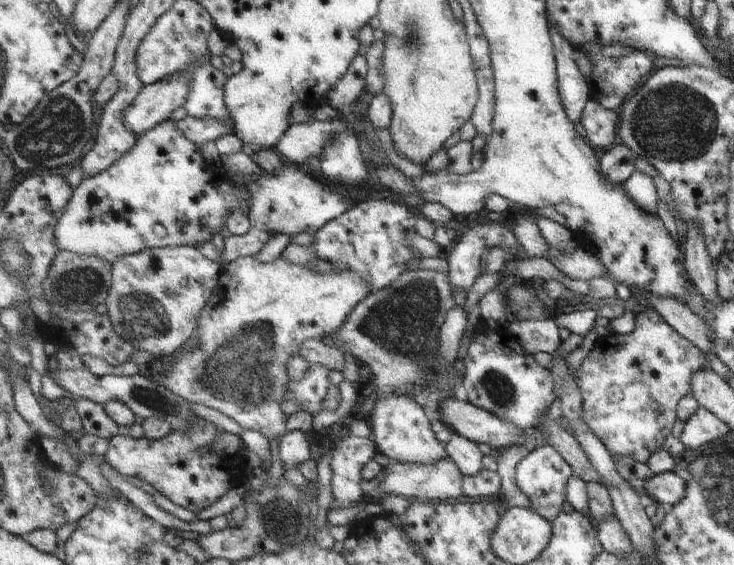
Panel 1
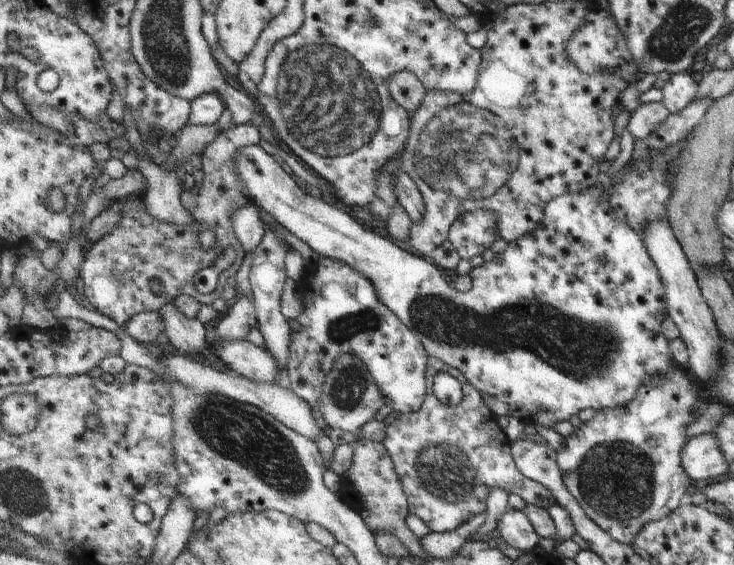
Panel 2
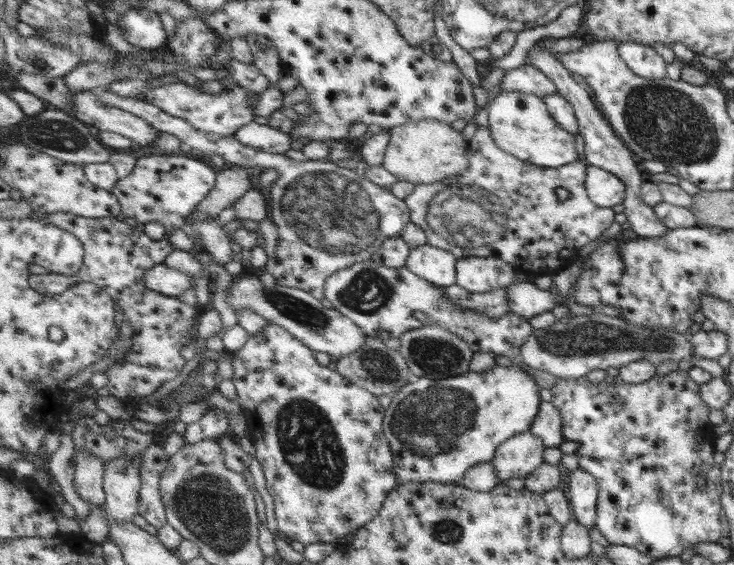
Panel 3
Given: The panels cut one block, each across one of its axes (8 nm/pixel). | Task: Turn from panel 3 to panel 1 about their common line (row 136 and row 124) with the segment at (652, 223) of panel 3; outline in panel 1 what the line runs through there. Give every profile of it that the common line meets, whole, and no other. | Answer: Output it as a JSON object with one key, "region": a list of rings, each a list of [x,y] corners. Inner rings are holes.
{"region":[[[589,98],[585,103],[579,122],[584,128],[585,141],[591,147],[607,148],[617,138],[618,111],[606,109],[595,99]]]}

